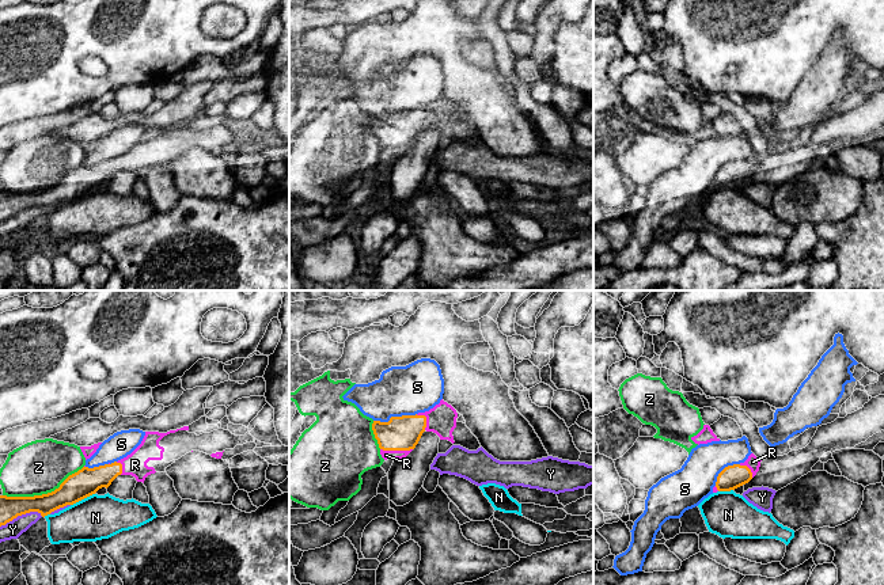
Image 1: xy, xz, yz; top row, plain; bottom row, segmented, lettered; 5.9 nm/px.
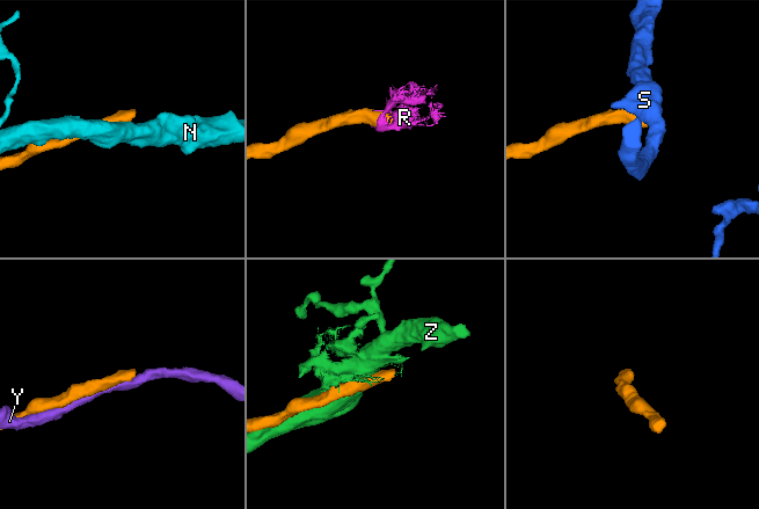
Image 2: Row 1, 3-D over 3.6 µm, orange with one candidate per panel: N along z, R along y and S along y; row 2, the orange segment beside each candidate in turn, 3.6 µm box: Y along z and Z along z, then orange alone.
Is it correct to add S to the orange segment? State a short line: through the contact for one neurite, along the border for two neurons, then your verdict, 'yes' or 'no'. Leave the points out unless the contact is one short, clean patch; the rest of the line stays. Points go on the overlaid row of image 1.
xz (416, 413), (395, 416), (387, 421), (374, 421) | no

